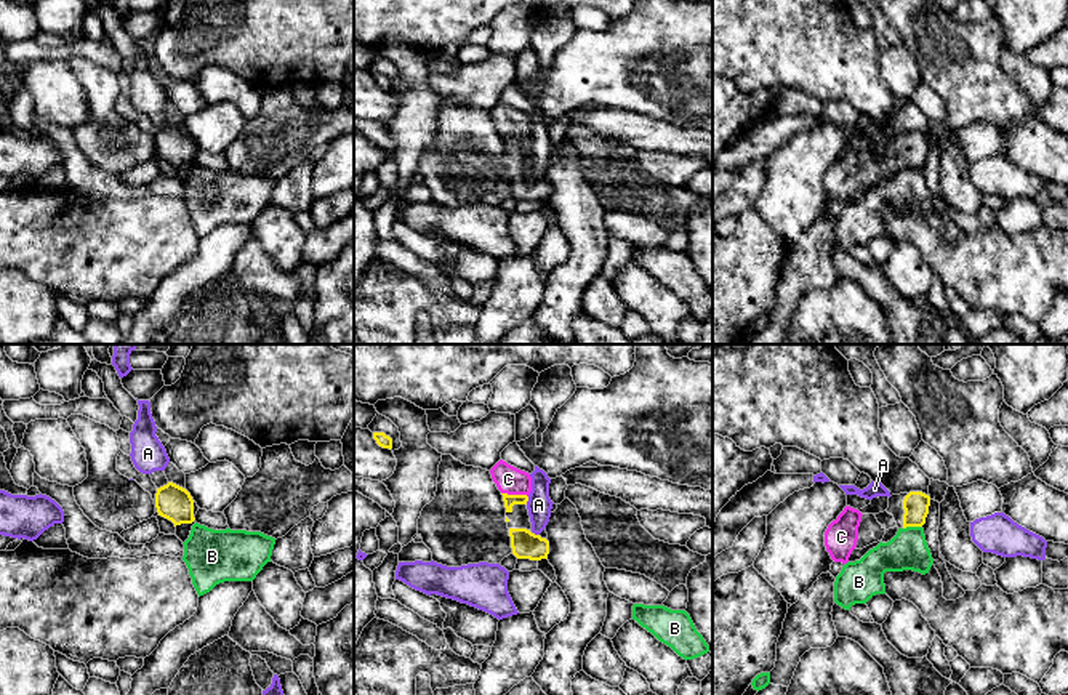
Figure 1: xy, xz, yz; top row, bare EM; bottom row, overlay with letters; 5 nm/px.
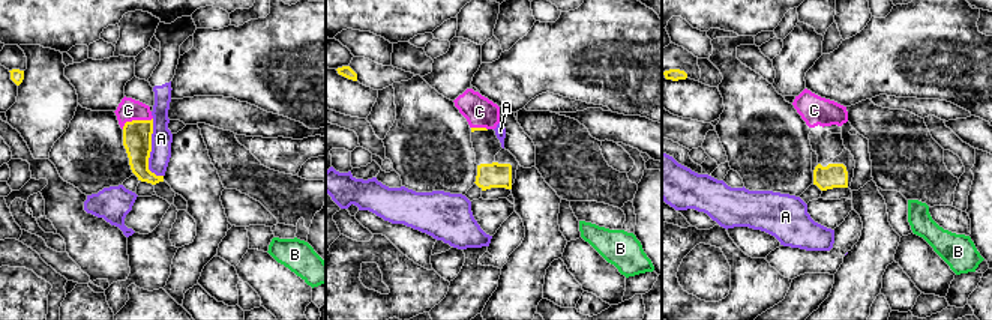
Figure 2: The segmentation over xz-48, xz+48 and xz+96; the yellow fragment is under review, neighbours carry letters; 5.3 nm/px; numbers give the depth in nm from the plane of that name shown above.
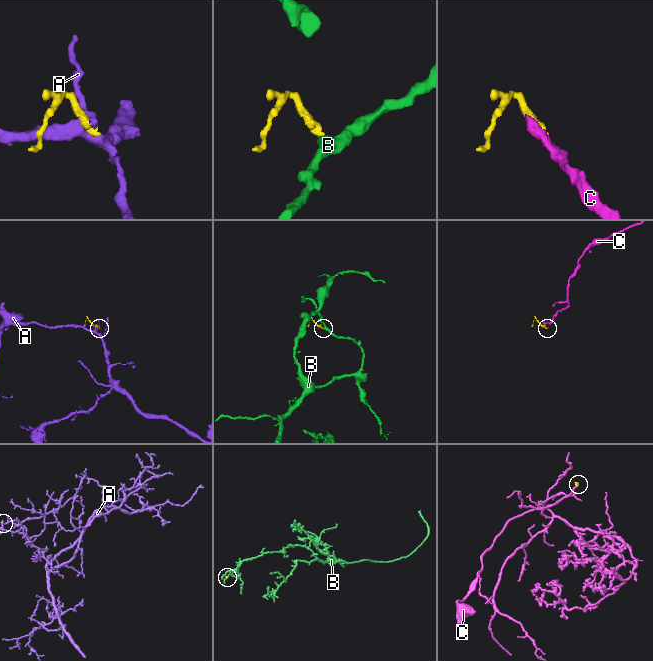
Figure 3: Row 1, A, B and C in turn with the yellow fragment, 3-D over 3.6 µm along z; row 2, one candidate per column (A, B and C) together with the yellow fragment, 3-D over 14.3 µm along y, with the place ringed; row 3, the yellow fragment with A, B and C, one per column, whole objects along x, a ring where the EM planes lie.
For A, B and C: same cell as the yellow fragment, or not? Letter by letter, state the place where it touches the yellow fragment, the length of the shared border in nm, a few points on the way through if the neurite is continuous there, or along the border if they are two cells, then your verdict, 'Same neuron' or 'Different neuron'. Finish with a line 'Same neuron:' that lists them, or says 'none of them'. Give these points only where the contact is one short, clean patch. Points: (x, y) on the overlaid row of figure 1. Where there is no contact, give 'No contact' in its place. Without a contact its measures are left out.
A: Touches yellow at xz (527, 500). Shared border 40 nm. Boundary: xz (529, 497), (525, 503). Different neuron
B: Touches yellow at yz (911, 526). Shared border 100 nm. Boundary: yz (921, 526), (907, 526), (903, 529). Different neuron
C: Touches yellow at xz (514, 495). Shared border 140 nm. Path across: xz (509, 500), (514, 495), (514, 486), (508, 479). Same neuron
Same neuron: C

